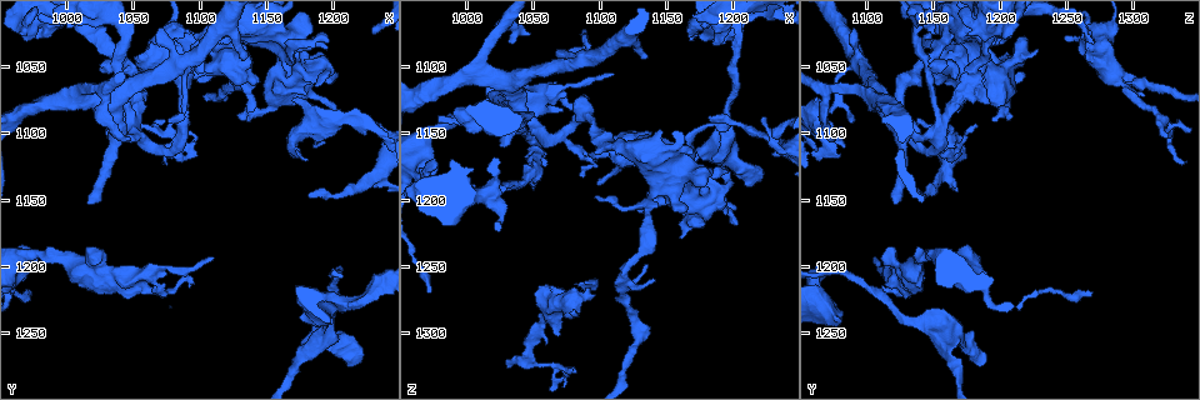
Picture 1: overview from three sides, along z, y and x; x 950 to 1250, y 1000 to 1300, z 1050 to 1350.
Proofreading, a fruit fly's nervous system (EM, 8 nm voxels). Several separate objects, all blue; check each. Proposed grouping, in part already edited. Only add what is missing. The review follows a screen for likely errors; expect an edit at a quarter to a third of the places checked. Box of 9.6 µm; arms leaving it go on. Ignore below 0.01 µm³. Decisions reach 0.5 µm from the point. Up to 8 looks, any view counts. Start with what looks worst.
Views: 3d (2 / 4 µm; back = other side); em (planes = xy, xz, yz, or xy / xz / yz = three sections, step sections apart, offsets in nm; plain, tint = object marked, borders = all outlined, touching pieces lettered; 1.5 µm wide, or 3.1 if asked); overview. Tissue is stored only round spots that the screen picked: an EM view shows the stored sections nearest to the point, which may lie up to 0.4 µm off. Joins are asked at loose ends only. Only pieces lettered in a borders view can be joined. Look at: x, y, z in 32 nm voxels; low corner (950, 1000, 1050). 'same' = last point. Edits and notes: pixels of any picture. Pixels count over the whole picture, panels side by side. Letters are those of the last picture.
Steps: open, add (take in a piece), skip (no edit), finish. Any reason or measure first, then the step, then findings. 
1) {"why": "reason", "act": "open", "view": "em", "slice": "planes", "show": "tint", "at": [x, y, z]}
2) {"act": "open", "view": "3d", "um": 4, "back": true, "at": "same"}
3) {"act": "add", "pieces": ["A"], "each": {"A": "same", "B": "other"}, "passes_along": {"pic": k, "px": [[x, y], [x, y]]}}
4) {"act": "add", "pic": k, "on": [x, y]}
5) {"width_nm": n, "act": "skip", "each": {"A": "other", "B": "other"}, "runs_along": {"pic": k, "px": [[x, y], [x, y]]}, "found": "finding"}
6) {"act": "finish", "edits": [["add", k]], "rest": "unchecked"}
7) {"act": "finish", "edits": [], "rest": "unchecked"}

{"why": "an open end", "act": "open", "view": "em", "slice": "yz", "step": 8, "show": "borders", "at": [1222, 1088, 1140]}

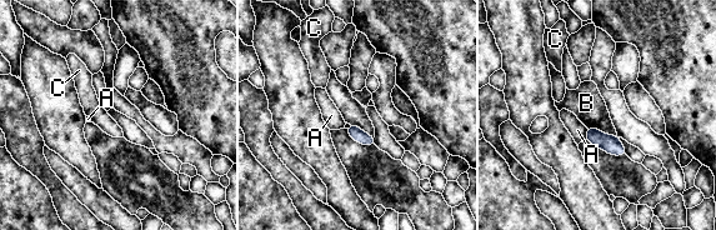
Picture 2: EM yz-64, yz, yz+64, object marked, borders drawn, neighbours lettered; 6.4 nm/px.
{"act": "open", "view": "em", "slice": "planes", "show": "borders", "at": "same"}

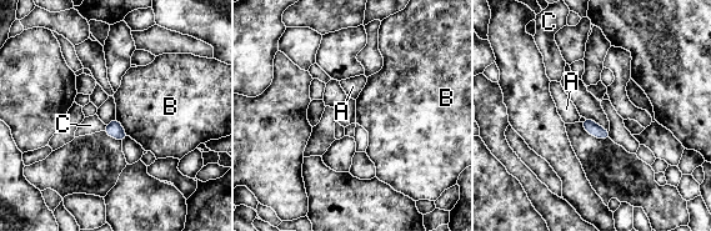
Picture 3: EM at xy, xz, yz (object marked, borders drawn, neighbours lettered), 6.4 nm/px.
{"width_nm": 90, "act": "skip", "each": {"A": "other", "B": "other", "C": "other"}, "border": {"pic": 3, "px": [[115, 117], [129, 135]]}, "found": "no lettered piece goes on from it"}

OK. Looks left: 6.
{"why": "stops while still wide", "act": "open", "view": "em", "slice": "planes", "show": "borders", "at": [1208, 1234, 1074]}

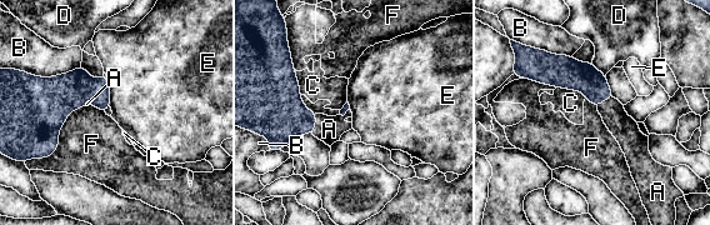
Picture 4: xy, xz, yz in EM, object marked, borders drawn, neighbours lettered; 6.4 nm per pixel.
{"longest_contact_nm": ["F", 460], "act": "add", "pieces": ["A"], "each": {"A": "same", "B": "other", "C": "other", "D": "other", "E": "other", "F": "other"}, "passes_along": {"pic": 4, "px": [[279, 114], [315, 124], [329, 129]]}, "found": "it goes on there"}

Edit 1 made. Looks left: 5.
{"why": "see it whole again", "act": "open", "view": "overview"}

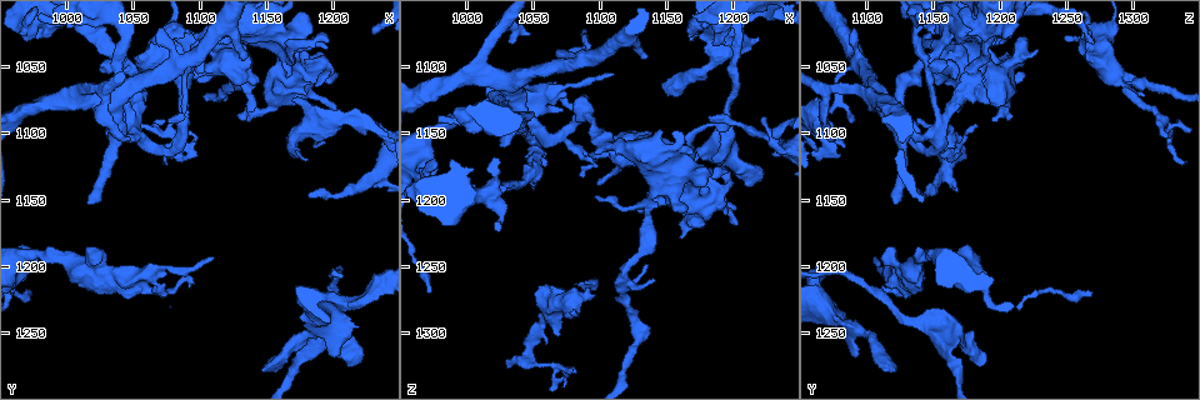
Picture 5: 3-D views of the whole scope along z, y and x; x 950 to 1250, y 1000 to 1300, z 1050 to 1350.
{"why": "branch stops here", "act": "open", "view": "3d", "um": 2, "back": true, "at": [1196, 1038, 1178]}

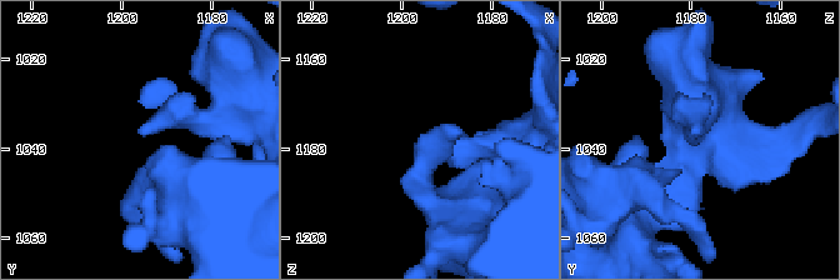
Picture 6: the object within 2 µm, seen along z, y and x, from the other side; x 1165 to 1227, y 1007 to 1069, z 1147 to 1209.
{"act": "open", "view": "em", "slice": "planes", "show": "borders", "at": [1195, 1036, 1178]}

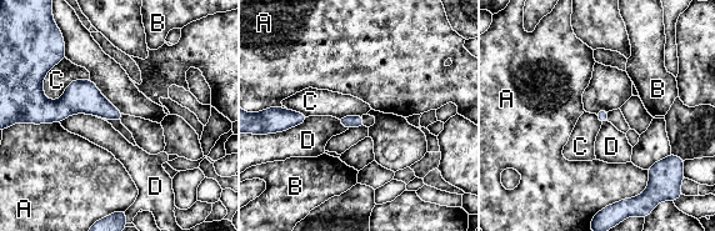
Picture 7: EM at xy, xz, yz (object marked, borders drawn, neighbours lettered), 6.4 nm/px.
{"act": "skip", "each": {"A": "other", "B": "other", "C": "other", "D": "other"}, "found": "none of them fits"}

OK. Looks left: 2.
{"act": "finish", "edits": [["add", 4]], "rest": "unchecked"}

